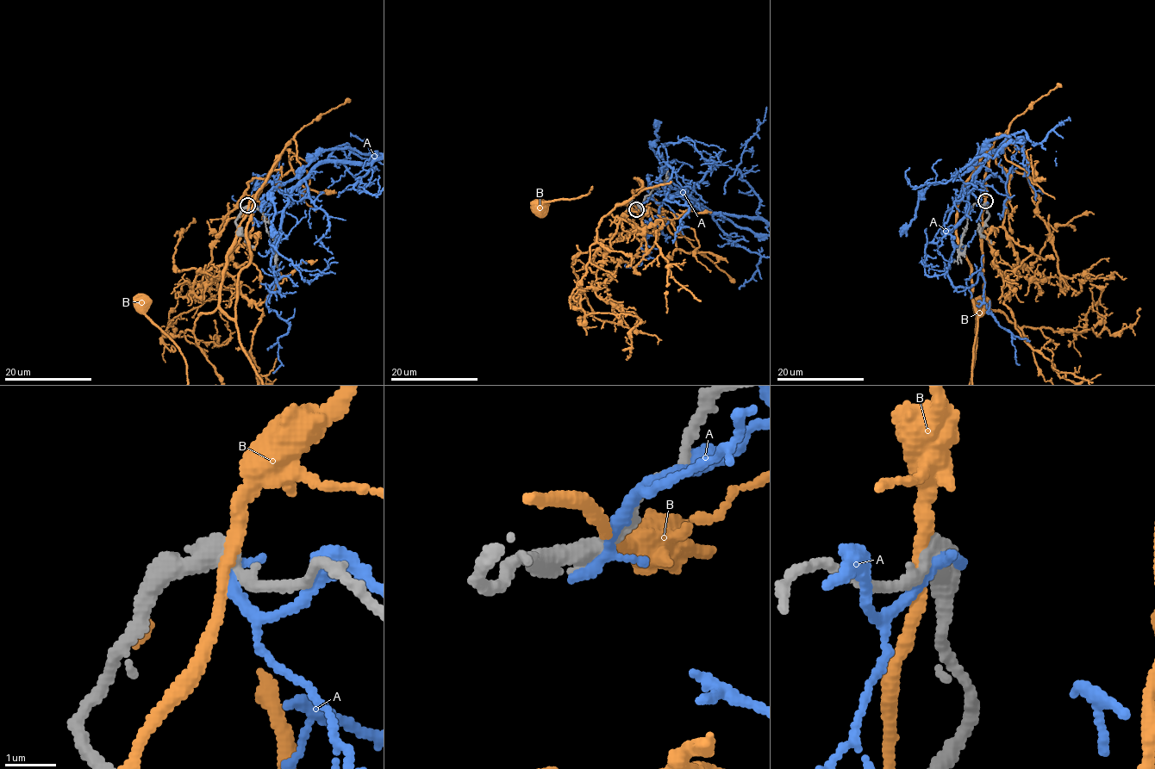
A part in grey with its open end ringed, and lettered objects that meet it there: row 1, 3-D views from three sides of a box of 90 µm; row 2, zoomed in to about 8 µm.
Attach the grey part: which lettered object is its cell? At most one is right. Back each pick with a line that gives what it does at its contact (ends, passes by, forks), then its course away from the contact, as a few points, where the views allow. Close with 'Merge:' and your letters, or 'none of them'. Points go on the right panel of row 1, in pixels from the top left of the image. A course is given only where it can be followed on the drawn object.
Merge: none of them

